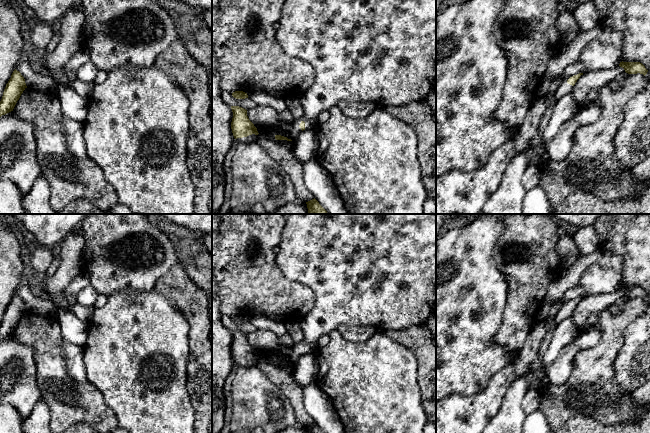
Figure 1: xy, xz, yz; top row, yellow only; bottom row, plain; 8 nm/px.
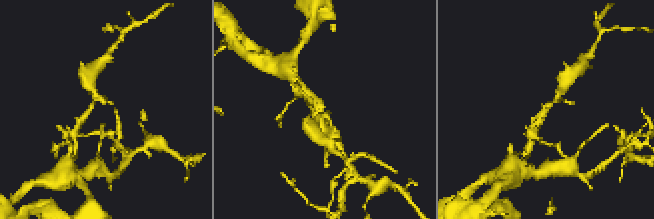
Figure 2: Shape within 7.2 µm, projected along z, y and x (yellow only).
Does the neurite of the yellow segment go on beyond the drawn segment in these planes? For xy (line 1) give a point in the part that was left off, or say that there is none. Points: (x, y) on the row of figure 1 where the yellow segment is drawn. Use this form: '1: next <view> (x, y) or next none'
1: next none

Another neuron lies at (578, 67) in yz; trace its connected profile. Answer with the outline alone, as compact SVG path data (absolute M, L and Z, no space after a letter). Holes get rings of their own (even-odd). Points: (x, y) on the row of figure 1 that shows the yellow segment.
M577 61L576 63L573 63L571 65L569 65L559 76L557 77L553 77L547 73L544 74L543 80L538 88L537 94L536 94L536 98L542 98L548 91L550 88L550 85L552 83L553 80L555 79L563 79L565 80L568 77L577 75L579 73L585 73L587 72L587 66L579 61Z

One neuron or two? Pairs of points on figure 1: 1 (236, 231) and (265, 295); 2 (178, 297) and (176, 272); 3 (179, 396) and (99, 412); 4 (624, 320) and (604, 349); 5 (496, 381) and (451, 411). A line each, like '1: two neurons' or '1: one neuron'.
1: one neuron
2: one neuron
3: two neurons
4: one neuron
5: one neuron

